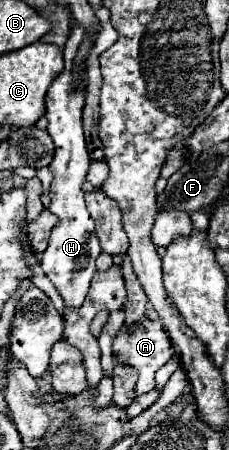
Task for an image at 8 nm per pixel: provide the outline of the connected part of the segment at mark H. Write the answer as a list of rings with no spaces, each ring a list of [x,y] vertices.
[[[71,21],[71,35],[63,47],[63,55],[65,55],[65,69],[59,73],[59,77],[51,83],[47,97],[45,97],[45,105],[47,105],[47,113],[45,117],[49,119],[49,135],[55,141],[55,157],[49,165],[49,169],[53,171],[53,183],[51,183],[51,207],[49,211],[55,213],[59,217],[59,227],[55,227],[55,231],[51,231],[51,239],[49,239],[49,247],[47,251],[41,255],[41,267],[43,273],[51,279],[51,283],[57,287],[57,291],[61,293],[63,301],[67,307],[81,307],[91,279],[95,275],[95,259],[101,253],[99,247],[99,239],[95,235],[95,223],[89,215],[89,211],[85,209],[85,199],[83,199],[83,189],[81,183],[85,181],[87,169],[89,169],[89,153],[85,147],[85,135],[83,135],[83,127],[81,127],[81,111],[85,105],[85,89],[87,89],[87,77],[85,77],[85,69],[87,67],[79,67],[79,77],[73,77],[73,69],[75,69],[75,55],[83,43],[85,37],[95,37],[93,33],[87,33],[85,27],[81,27],[79,23]]]

